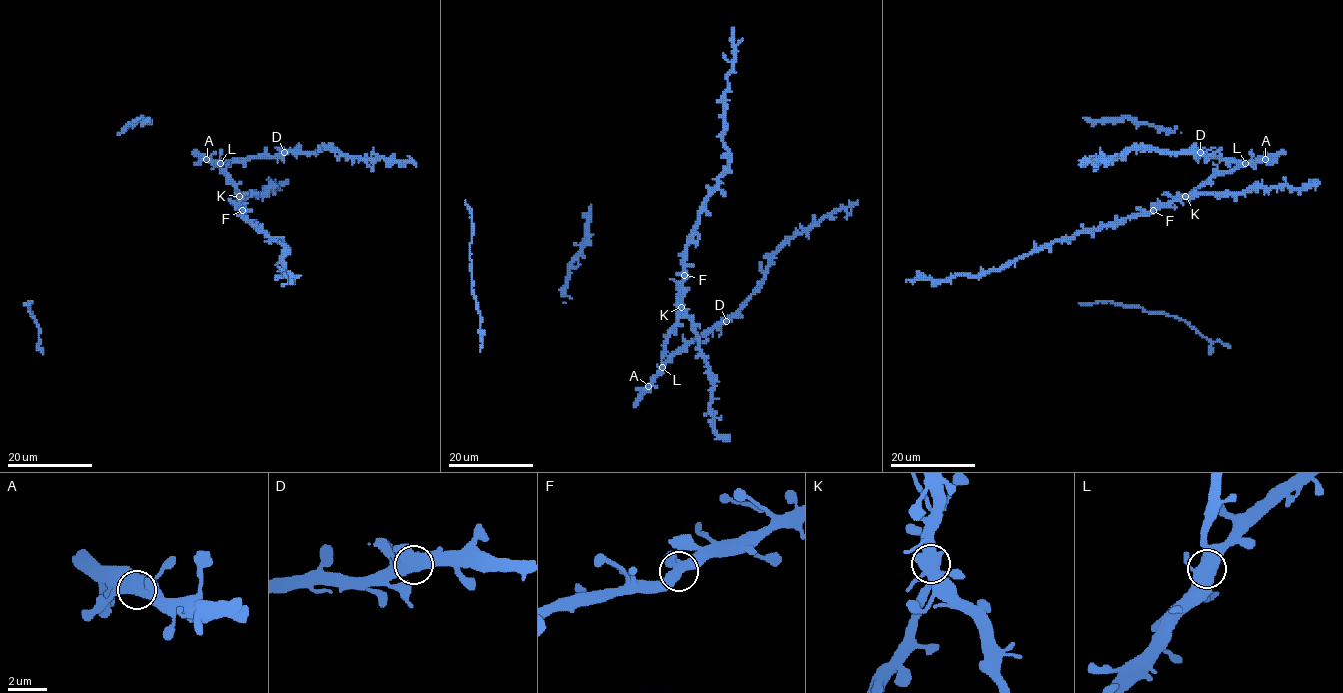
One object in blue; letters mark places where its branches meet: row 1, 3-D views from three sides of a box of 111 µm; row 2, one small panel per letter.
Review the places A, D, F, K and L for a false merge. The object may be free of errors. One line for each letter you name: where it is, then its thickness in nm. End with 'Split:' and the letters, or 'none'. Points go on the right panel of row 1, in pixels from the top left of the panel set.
K: (1185, 196) | 650 nm
Split: K

